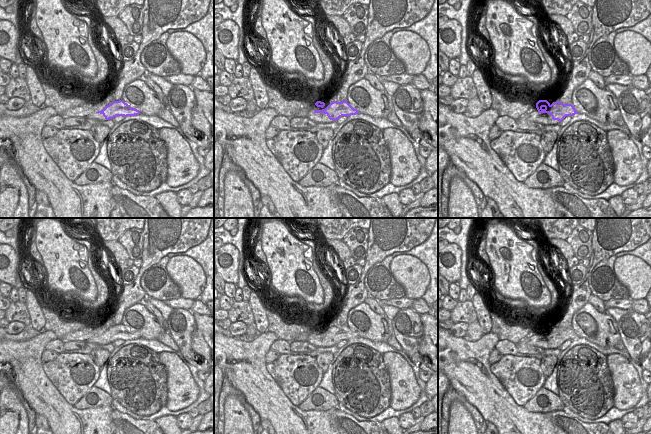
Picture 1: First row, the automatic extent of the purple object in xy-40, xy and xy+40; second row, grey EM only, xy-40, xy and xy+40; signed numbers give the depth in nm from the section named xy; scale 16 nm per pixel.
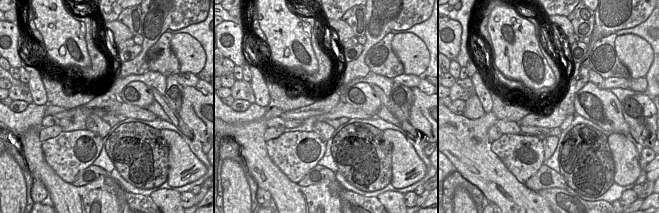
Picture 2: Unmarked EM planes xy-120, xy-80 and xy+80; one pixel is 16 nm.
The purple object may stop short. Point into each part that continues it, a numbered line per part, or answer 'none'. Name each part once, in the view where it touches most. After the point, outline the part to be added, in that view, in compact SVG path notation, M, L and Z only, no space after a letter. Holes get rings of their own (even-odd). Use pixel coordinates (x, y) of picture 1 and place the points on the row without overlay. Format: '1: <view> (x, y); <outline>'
1: xy+40 (532, 338); M533 330L527 334L527 336L522 341L544 349L555 349L560 347L558 344L553 344L551 338L539 337L537 332Z

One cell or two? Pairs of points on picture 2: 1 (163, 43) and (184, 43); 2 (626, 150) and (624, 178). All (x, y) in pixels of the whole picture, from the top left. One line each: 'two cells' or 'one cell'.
1: two cells
2: one cell

